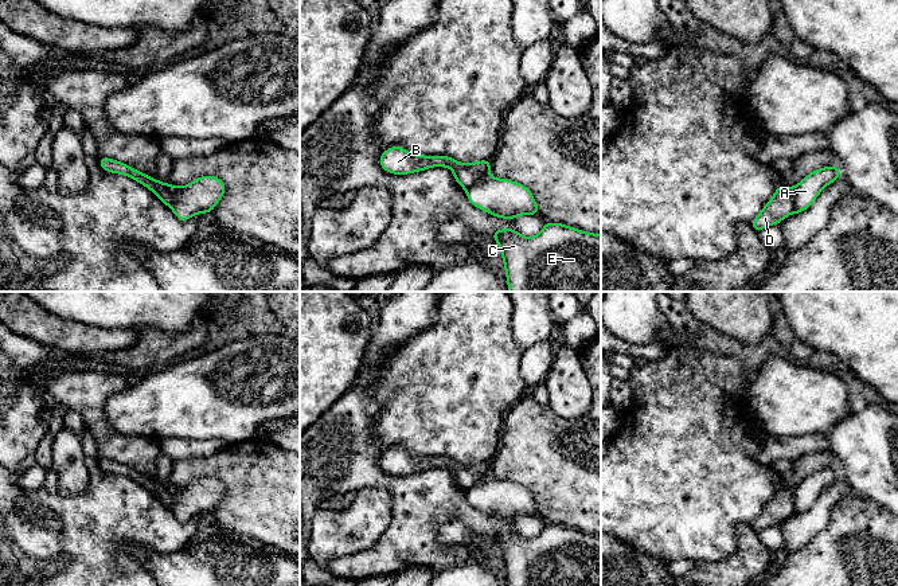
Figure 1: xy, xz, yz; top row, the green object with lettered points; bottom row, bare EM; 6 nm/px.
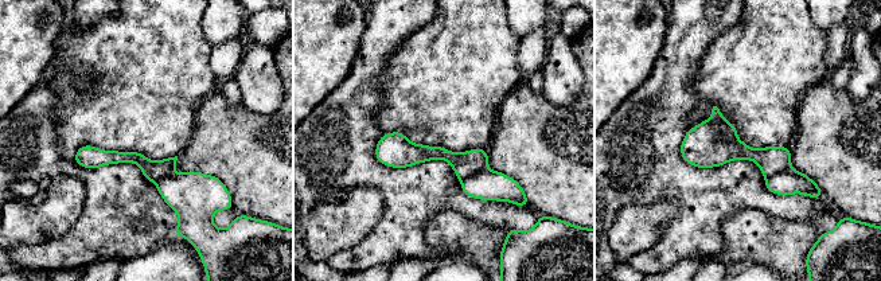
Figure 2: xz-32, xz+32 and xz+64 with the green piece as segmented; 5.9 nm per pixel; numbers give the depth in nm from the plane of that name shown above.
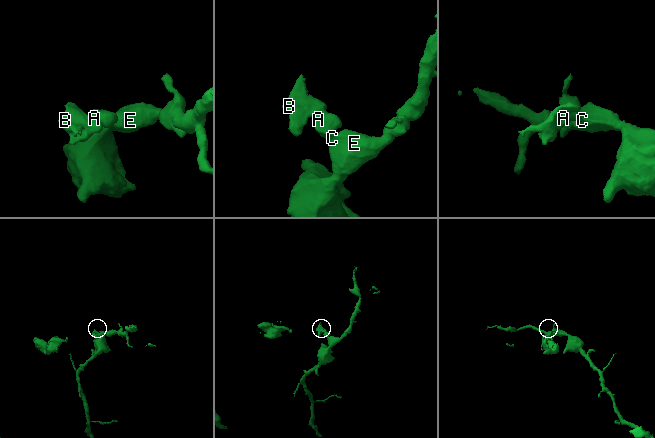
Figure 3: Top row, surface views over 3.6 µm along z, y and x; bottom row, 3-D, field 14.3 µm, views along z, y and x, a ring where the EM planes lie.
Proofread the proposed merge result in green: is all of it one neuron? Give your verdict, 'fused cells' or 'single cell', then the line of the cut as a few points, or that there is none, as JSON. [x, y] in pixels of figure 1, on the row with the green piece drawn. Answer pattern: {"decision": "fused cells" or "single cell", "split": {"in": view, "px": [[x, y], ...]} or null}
{"decision": "fused cells", "split": {"in": "xy", "px": [[166, 183], [171, 195], [171, 207]]}}

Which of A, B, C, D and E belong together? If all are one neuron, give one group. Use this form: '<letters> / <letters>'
A C E / B D

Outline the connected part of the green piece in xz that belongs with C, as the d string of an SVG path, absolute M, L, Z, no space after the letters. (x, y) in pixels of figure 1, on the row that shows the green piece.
M546 222L542 231L531 238L514 228L500 228L492 233L491 237L501 250L509 292L601 292L601 234Z

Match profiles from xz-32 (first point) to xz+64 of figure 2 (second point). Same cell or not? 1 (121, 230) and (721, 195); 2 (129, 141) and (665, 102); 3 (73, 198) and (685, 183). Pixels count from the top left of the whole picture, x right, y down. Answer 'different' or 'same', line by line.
1: same
2: different
3: different

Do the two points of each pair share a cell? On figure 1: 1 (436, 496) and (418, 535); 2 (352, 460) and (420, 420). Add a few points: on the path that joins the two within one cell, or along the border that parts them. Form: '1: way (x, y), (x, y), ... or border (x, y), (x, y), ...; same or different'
1: way (426, 506), (418, 514), (418, 526); same
2: border (375, 414), (373, 434), (379, 457); different

